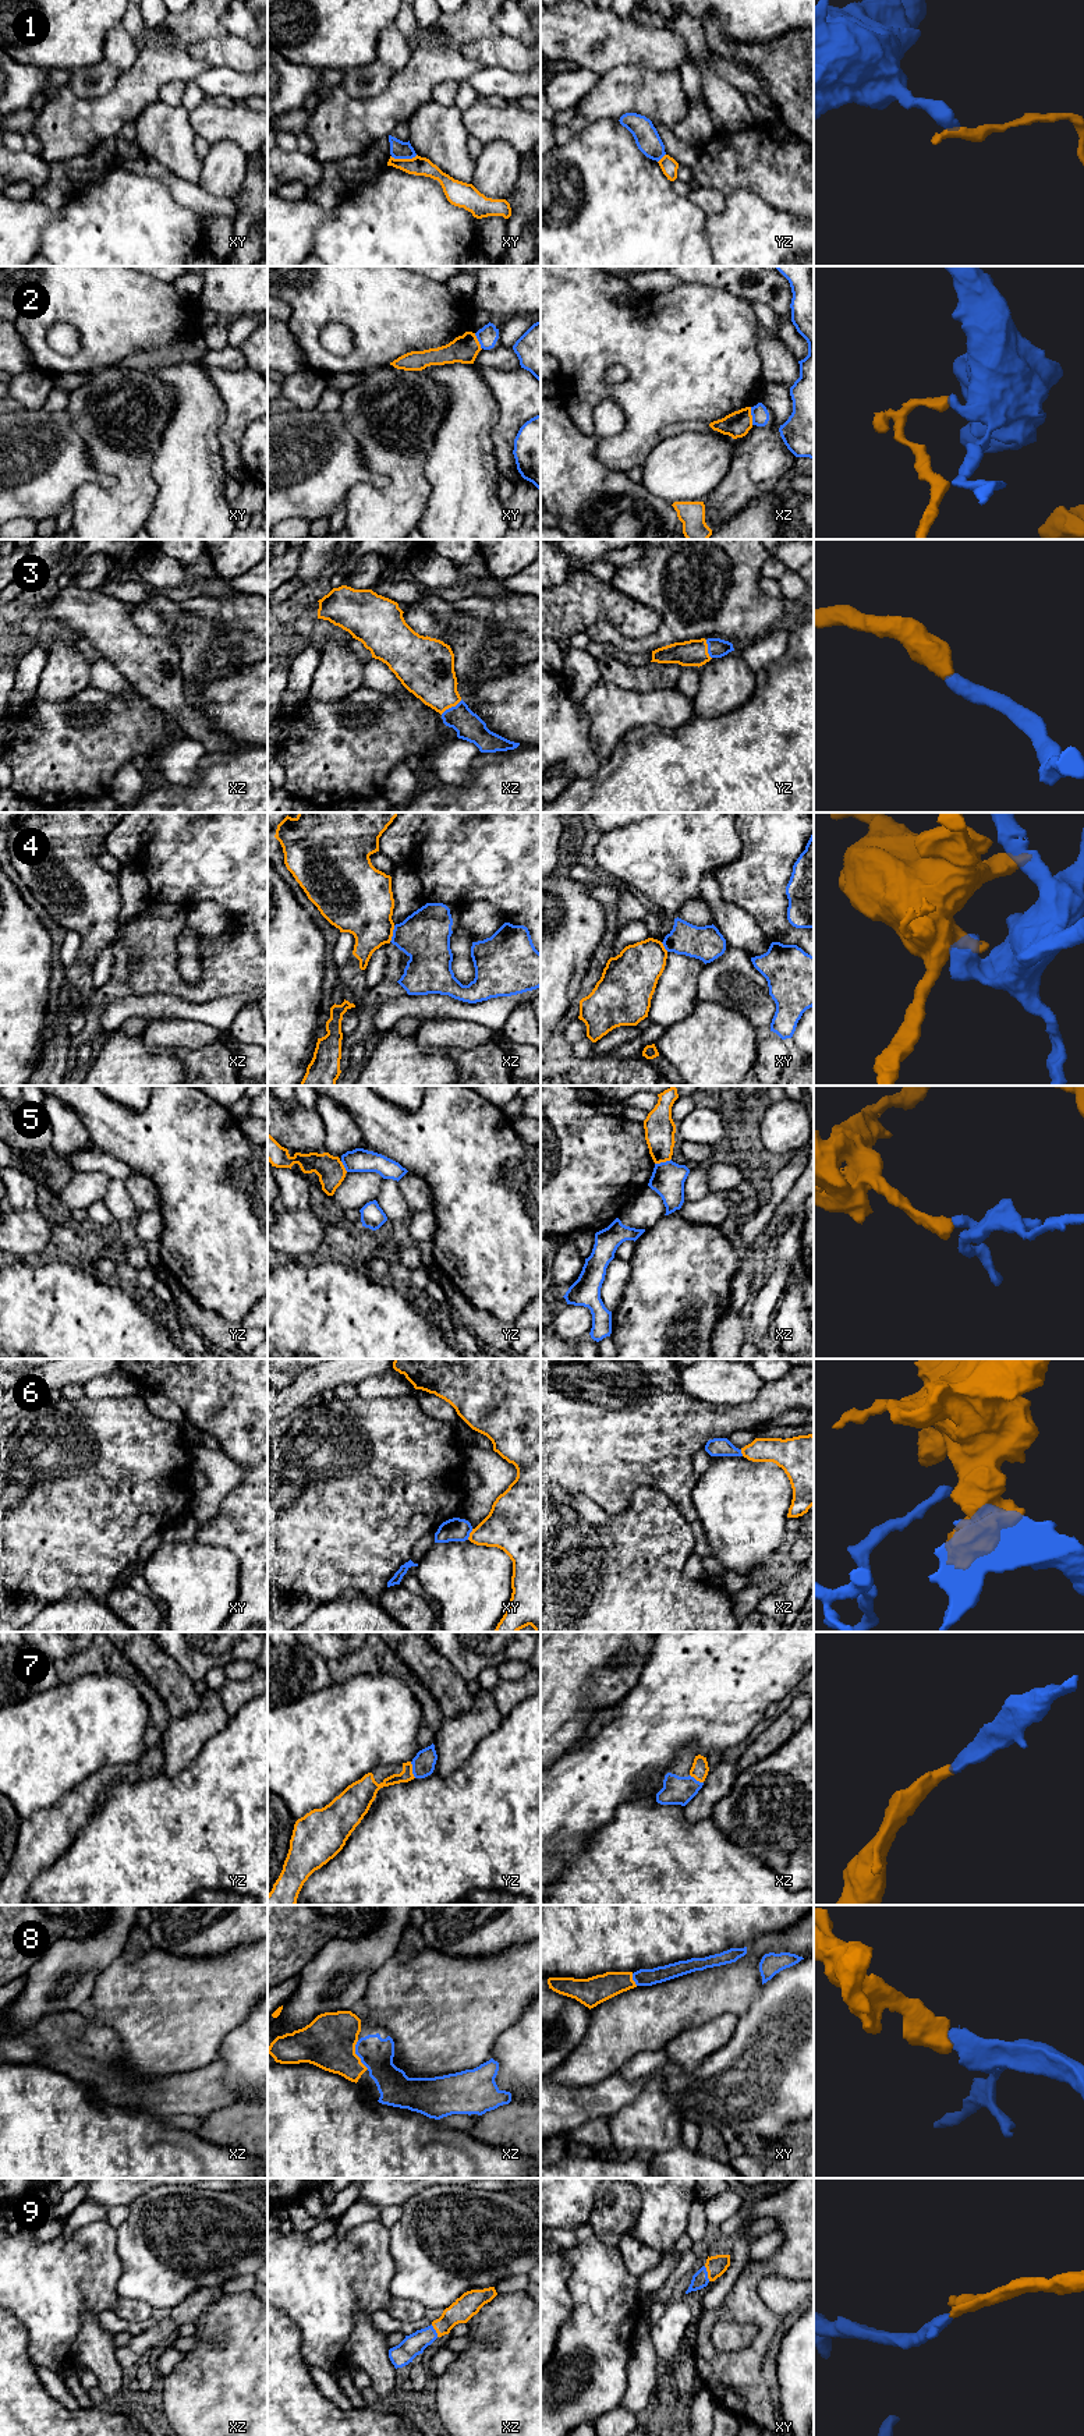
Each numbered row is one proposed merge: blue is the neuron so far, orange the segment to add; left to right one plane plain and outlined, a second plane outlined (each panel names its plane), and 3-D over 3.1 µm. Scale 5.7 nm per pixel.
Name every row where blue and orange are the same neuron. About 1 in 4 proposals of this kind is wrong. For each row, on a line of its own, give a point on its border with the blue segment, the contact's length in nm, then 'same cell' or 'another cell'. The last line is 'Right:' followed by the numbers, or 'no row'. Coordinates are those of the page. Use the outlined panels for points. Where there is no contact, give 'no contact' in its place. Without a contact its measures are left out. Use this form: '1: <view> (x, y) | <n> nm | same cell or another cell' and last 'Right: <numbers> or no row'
1: xy (403, 158) | 160 nm | another cell
2: xz (751, 414) | 110 nm | another cell
3: xz (452, 707) | 150 nm | same cell
4: xz (393, 934) | 100 nm | another cell
5: xz (662, 1162) | 100 nm | another cell
6: xy (468, 1535) | 70 nm | another cell
7: yz (413, 1770) | 100 nm | same cell
8: xz (355, 2053) | 180 nm | same cell
9: xy (707, 2273) | 90 nm | same cell
Right: 3, 7, 8, 9

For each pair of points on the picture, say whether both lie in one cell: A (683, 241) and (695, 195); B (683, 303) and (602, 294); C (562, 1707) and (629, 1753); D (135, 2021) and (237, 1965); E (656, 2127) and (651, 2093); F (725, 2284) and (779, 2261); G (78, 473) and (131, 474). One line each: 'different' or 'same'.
A: different
B: same
C: different
D: same
E: same
F: different
G: different

